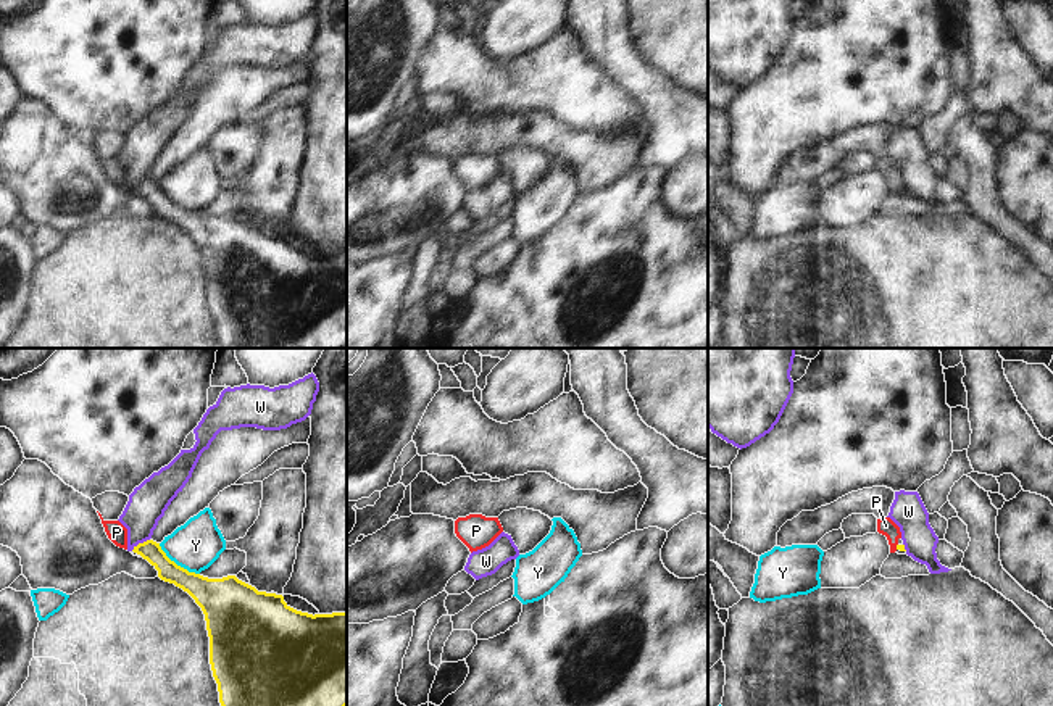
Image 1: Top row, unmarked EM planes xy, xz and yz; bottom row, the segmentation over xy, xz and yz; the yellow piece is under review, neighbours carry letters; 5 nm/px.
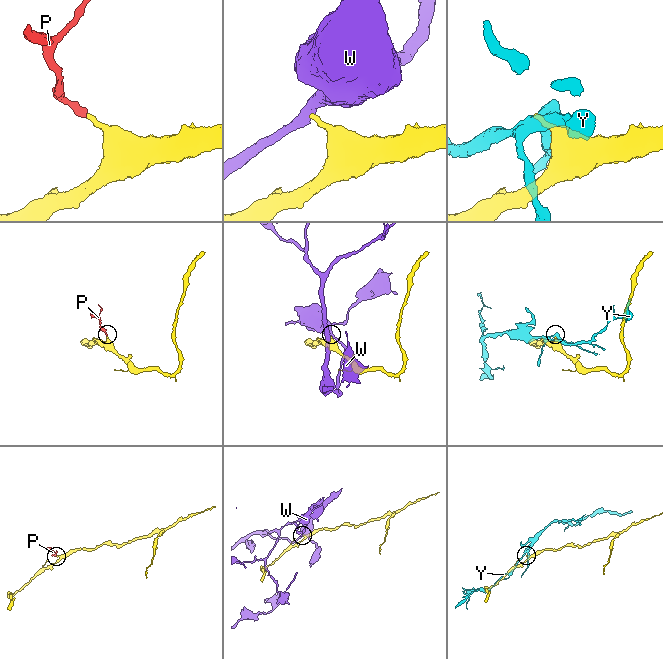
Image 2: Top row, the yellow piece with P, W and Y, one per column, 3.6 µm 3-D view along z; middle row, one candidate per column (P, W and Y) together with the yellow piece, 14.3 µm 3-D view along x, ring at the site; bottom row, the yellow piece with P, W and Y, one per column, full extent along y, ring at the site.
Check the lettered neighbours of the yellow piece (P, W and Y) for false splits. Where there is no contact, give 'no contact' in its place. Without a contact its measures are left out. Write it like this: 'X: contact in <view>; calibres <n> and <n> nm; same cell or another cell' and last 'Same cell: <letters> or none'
P: contact in yz; calibres 30 and 90 nm; same cell
W: contact in xy; calibres 110 and 190 nm; another cell
Y: contact in xy; calibres 180 and 240 nm; another cell
Same cell: P

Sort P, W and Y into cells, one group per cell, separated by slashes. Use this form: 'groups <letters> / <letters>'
groups P / W / Y

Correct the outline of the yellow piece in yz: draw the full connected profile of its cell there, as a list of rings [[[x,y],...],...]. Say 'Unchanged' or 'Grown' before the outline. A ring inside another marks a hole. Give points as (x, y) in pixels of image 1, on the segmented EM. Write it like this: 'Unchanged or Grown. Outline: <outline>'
Grown. Outline: [[[890,517],[877,519],[877,532],[887,537],[890,553],[895,553],[897,550],[906,551],[905,545],[898,543],[898,540],[901,538],[900,527]]]

